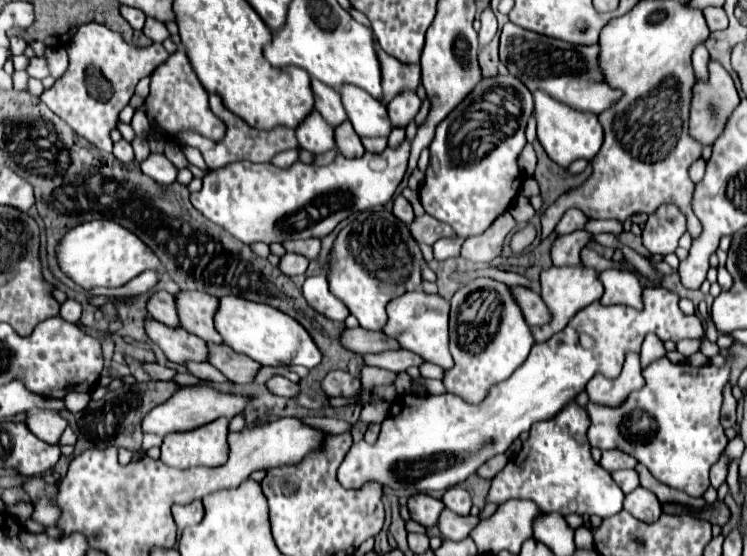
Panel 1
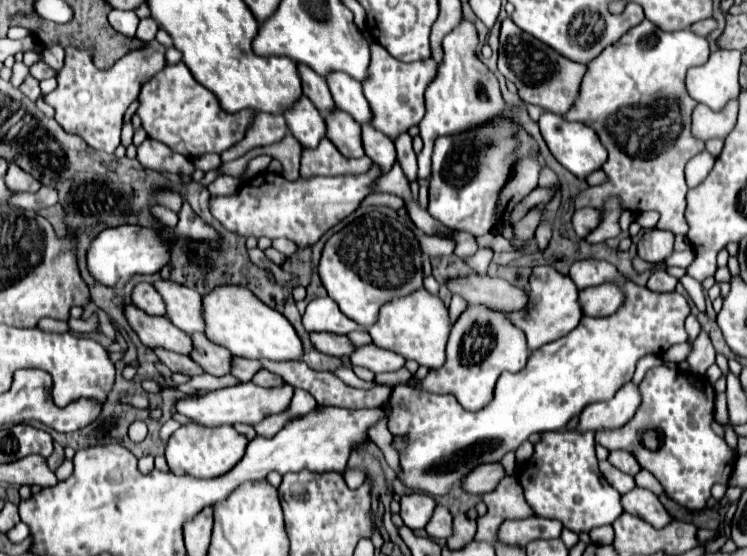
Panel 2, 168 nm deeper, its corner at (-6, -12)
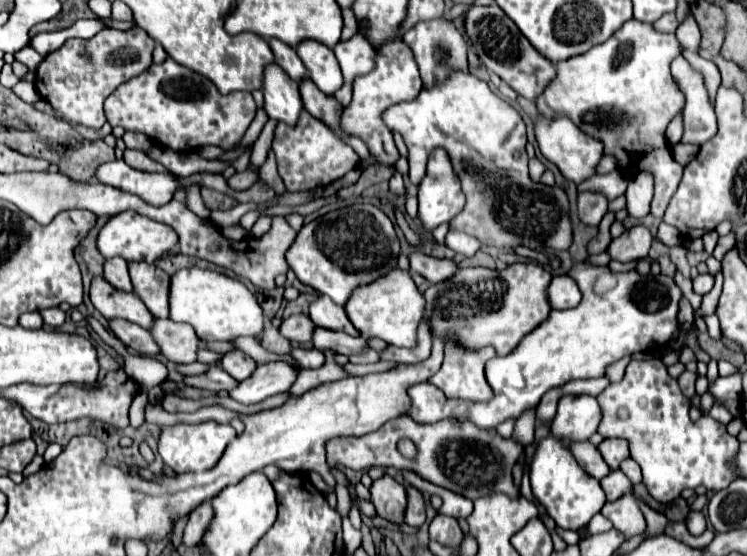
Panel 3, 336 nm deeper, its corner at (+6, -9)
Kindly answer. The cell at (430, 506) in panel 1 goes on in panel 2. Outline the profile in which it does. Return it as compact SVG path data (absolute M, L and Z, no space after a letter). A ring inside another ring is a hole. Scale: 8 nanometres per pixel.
M406 494L400 498L400 518L410 530L424 528L436 508L436 502L428 494Z

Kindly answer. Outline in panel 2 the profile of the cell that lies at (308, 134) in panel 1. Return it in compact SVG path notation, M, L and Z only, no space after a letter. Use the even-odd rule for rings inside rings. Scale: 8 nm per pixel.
M302 96L302 100L296 100L296 104L292 104L292 108L288 108L288 112L284 112L284 118L288 120L288 130L306 148L316 148L318 142L326 136L324 116L304 96Z

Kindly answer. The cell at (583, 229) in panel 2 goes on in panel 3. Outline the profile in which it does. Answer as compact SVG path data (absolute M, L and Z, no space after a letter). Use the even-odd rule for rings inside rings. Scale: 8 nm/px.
M592 193L578 195L578 217L584 225L596 227L602 221L602 217L606 215L606 209L608 209L608 203L604 201L604 197L592 195ZM592 197L598 197L598 203Z

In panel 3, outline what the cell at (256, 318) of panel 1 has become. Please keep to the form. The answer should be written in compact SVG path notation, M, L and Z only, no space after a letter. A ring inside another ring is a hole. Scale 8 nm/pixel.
M182 269L172 275L170 319L194 327L202 341L228 341L238 337L258 337L264 333L264 311L256 297L238 279L208 269Z

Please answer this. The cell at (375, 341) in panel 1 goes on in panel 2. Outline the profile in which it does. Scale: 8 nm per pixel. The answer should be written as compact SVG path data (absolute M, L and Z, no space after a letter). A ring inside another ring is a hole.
M312 332L310 340L314 344L316 350L320 350L322 354L330 354L330 356L350 356L354 352L350 340L346 336L340 334L332 334L332 332Z

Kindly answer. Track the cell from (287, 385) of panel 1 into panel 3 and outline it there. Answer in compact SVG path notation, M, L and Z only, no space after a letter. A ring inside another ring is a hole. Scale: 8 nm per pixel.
M236 349L236 351L230 351L228 355L224 355L222 367L224 367L224 371L230 373L236 381L244 381L244 379L248 379L248 377L254 373L256 363L254 363L252 357L248 357L248 355L242 353L240 349Z

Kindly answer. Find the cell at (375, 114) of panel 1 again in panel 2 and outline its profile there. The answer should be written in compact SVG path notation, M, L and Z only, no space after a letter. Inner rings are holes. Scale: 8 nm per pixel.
M332 72L332 76L328 76L326 82L328 82L332 98L336 100L336 106L340 110L348 112L360 124L370 122L372 112L370 112L370 106L364 98L364 92L362 92L362 86L358 80L352 80L352 76L348 76L344 72Z

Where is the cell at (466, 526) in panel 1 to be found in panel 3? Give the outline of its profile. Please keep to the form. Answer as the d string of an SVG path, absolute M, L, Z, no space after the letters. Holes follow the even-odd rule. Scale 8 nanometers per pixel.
M408 487L408 509L406 509L406 523L412 527L420 527L426 521L426 501L422 493L414 487Z

